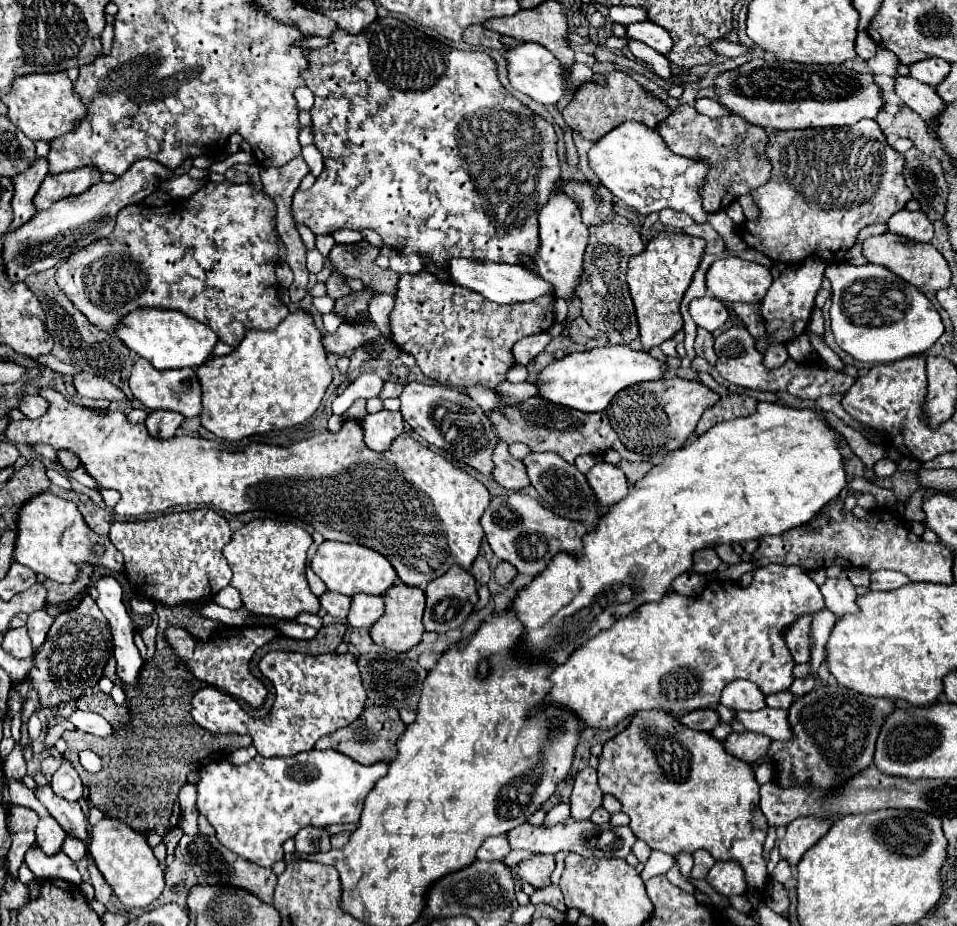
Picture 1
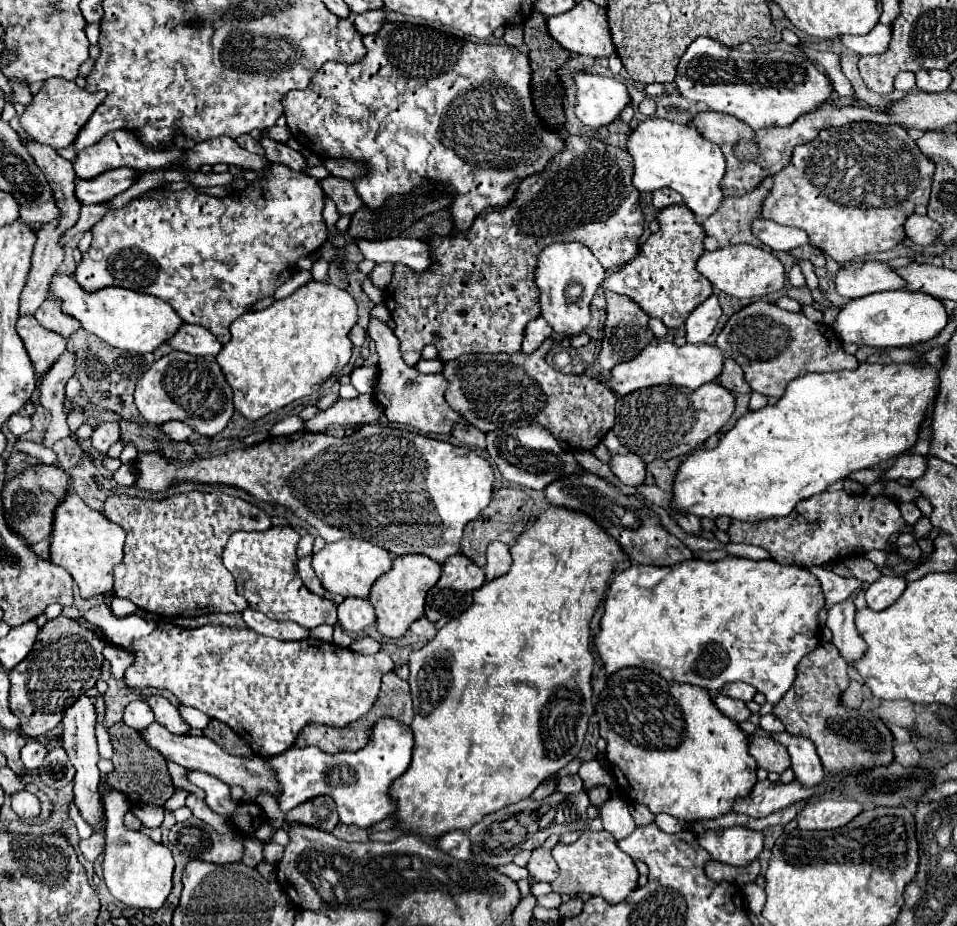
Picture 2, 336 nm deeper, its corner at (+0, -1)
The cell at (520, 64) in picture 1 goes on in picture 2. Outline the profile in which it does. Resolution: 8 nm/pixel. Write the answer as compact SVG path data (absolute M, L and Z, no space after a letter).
M574 71L570 73L576 85L576 117L588 127L612 123L630 101L626 87L614 77Z

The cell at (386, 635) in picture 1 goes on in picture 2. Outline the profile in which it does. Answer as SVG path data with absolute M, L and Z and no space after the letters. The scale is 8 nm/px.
M400 555L394 559L392 569L374 583L368 597L378 615L378 631L384 637L400 639L408 631L410 623L424 617L426 593L440 579L440 571L440 565L424 555Z

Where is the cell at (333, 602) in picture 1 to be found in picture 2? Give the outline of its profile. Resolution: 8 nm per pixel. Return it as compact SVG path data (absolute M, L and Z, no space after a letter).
M304 557L304 559L298 561L298 575L302 577L304 585L306 585L312 593L316 593L316 595L320 595L320 597L328 597L328 591L322 587L320 579L316 577L314 569L310 567L310 561L312 561L310 557Z

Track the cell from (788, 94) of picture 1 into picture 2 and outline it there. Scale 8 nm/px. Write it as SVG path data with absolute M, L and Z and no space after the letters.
M708 37L696 39L686 49L678 63L676 85L682 97L700 101L712 111L728 113L752 129L792 125L792 121L804 113L820 109L834 91L830 77L804 55L782 51L742 53L738 49L722 47Z

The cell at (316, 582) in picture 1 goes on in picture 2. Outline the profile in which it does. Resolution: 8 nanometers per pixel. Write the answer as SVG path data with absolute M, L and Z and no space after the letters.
M306 535L300 539L298 543L298 559L304 559L304 557L310 557L314 553L314 537L312 535Z

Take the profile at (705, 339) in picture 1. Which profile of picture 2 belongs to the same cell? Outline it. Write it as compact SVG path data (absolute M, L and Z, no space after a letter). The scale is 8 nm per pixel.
M730 357L724 359L724 367L722 367L722 373L720 377L716 379L722 387L726 387L728 391L732 393L750 393L748 385L744 383L742 379L742 369L740 365L736 365L736 361L732 361Z

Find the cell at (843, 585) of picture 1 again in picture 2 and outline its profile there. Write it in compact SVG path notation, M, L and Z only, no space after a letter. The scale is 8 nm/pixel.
M846 599L830 607L826 615L826 627L832 631L832 643L840 649L840 655L846 659L848 665L856 663L866 651L866 643L854 627L854 613L856 607L852 599Z

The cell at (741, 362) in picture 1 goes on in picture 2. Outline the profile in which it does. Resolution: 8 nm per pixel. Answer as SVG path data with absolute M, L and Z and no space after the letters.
M754 301L734 313L714 343L724 355L732 357L744 371L744 381L752 391L772 399L784 395L786 385L806 373L854 371L858 361L842 349L838 335L826 323L814 323L802 313L788 313L774 303Z

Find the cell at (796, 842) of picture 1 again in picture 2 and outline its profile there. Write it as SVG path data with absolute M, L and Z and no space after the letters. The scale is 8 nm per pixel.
M820 799L808 803L796 817L798 829L802 831L820 831L820 829L838 829L862 813L862 805L856 801L840 799Z

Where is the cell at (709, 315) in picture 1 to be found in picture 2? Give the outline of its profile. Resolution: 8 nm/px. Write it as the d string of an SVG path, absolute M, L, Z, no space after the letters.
M710 295L686 319L686 341L688 343L704 343L716 329L720 315L722 315L722 307L718 301L718 295Z

